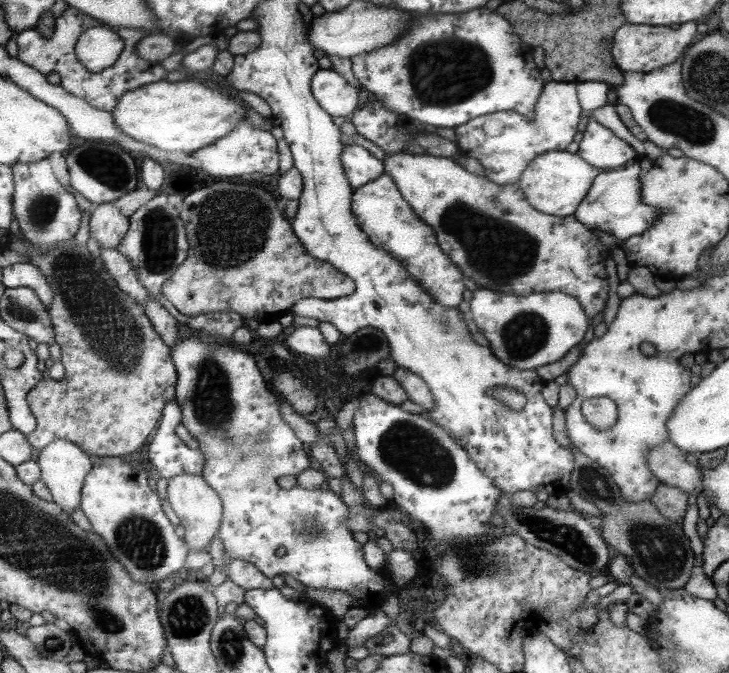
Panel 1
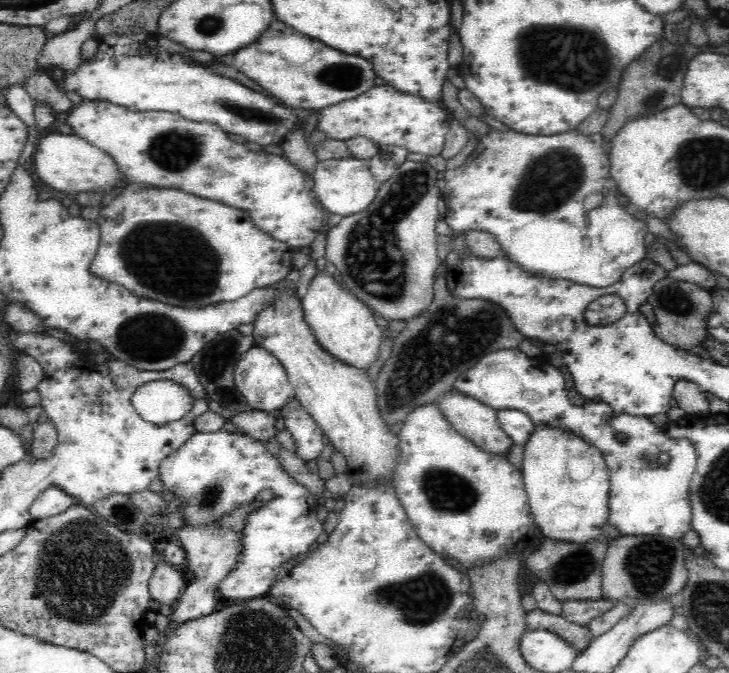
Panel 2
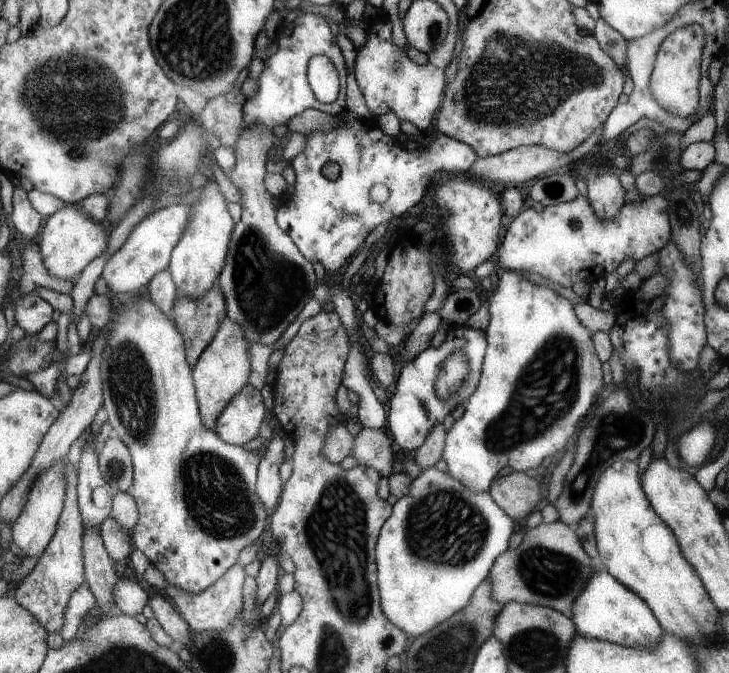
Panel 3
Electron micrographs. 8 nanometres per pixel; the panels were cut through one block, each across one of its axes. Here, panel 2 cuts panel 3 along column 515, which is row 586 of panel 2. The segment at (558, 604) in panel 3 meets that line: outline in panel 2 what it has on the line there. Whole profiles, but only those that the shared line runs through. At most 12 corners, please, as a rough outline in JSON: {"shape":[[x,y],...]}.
{"shape":[[542,540],[526,558],[558,602],[600,600],[608,542]]}

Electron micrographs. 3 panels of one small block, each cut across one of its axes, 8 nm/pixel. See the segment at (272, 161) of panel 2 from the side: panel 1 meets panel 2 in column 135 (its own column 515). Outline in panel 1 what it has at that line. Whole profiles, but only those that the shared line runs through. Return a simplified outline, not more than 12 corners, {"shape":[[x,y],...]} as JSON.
{"shape":[[545,82],[533,116],[493,112],[455,128],[461,154],[497,186],[565,150],[577,84]]}

